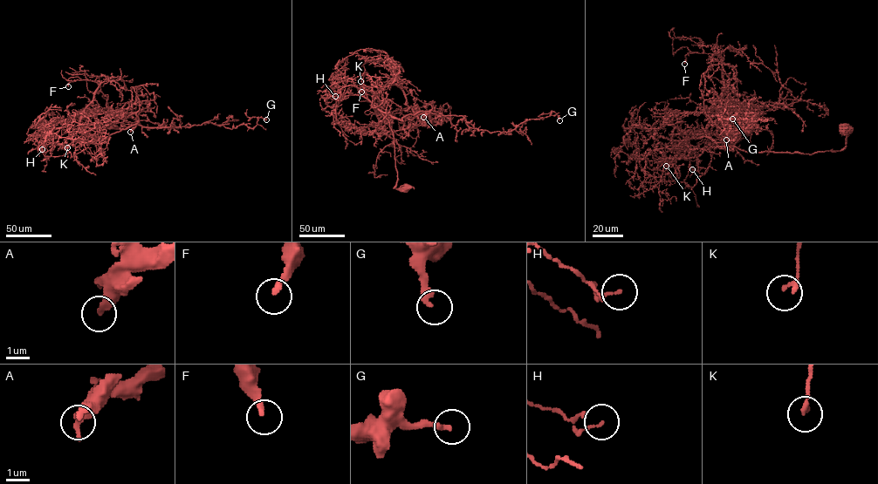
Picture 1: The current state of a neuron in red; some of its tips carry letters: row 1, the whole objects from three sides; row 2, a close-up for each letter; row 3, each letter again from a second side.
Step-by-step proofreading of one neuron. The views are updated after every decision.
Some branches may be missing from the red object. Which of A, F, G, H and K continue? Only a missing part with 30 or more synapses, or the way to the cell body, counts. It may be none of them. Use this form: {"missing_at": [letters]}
{"missing_at": []}

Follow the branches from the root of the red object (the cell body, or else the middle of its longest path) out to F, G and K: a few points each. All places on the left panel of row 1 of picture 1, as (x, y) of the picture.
F: (113, 126), (102, 131), (102, 140), (83, 131), (79, 119), (99, 85), (76, 79), (68, 86)
G: (113, 126), (102, 131), (102, 140), (86, 133), (108, 138), (136, 125), (253, 128), (258, 118), (266, 119)
K: (113, 126), (106, 126), (102, 131), (102, 140), (79, 130), (84, 132), (81, 141), (70, 143), (67, 147)

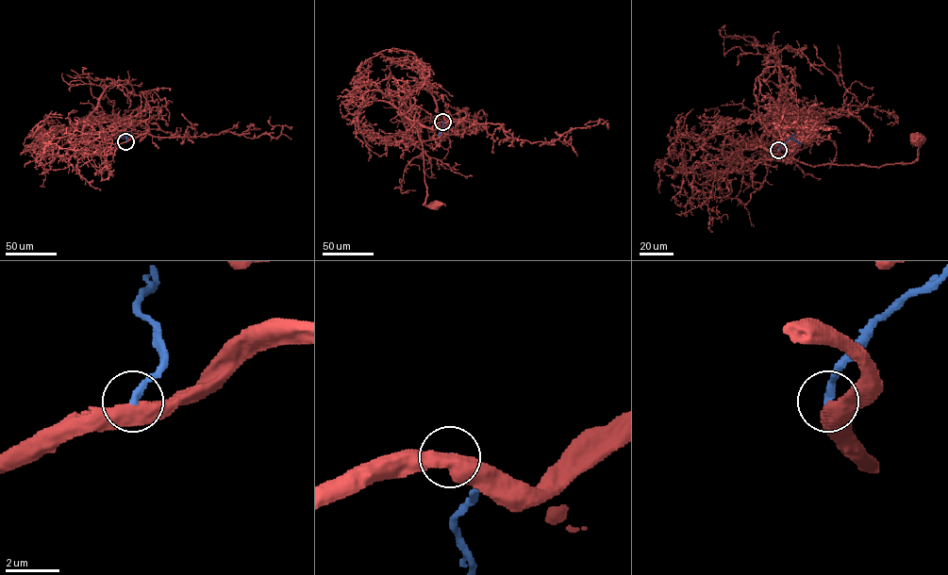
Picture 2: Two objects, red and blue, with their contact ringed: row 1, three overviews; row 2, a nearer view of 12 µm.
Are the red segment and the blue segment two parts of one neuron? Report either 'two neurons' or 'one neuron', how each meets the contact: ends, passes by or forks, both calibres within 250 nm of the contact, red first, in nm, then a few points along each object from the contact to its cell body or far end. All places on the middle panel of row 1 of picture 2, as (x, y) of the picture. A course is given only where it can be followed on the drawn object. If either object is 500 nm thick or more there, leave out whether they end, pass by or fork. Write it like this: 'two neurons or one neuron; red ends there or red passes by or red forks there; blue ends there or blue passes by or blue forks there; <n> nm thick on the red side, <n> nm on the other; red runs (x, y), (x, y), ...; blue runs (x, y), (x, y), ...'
two neurons; 550 nm thick on the red side, 280 nm on the other; red runs (442, 122), (435, 124), (432, 129), (407, 119), (417, 130), (422, 142), (426, 197), (423, 205), (436, 205); blue runs (442, 122), (443, 127), (438, 135)

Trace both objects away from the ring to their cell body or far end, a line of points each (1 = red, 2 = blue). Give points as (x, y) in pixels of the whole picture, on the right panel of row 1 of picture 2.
1: (778, 150), (789, 162), (773, 154), (813, 166), (880, 167), (912, 163), (918, 157), (919, 141)
2: (778, 150), (790, 139), (800, 144)

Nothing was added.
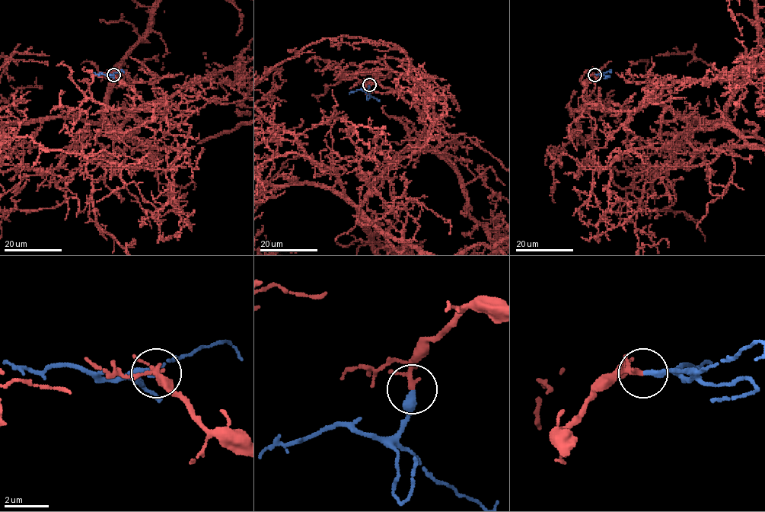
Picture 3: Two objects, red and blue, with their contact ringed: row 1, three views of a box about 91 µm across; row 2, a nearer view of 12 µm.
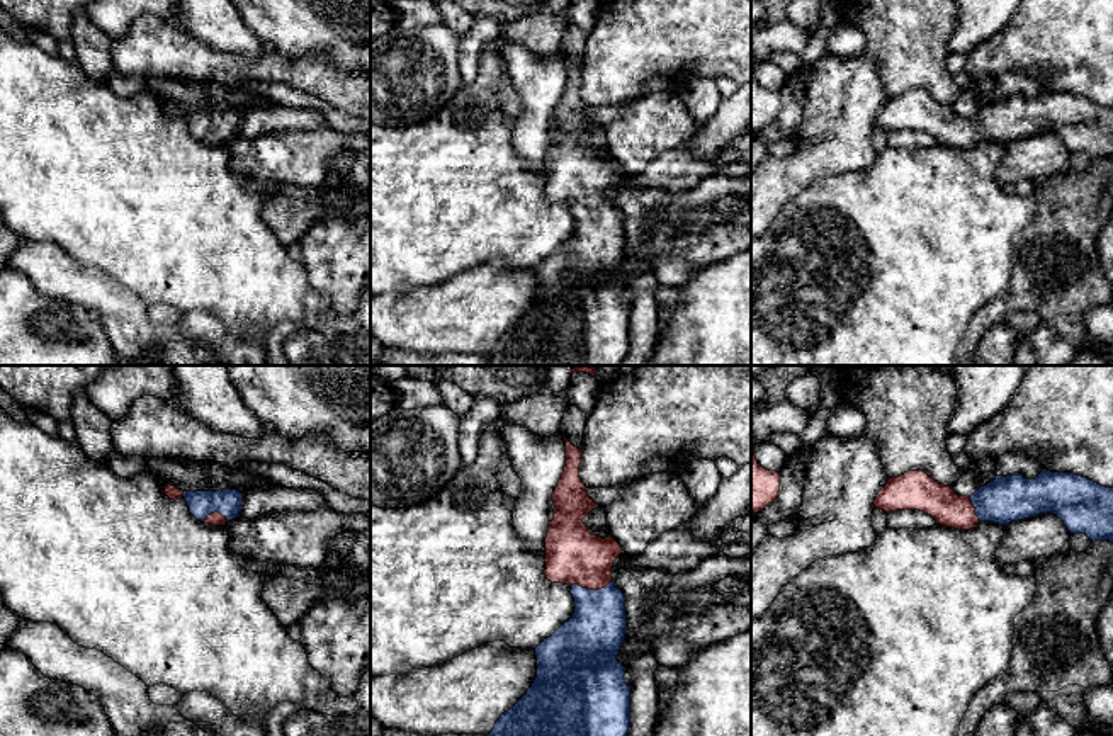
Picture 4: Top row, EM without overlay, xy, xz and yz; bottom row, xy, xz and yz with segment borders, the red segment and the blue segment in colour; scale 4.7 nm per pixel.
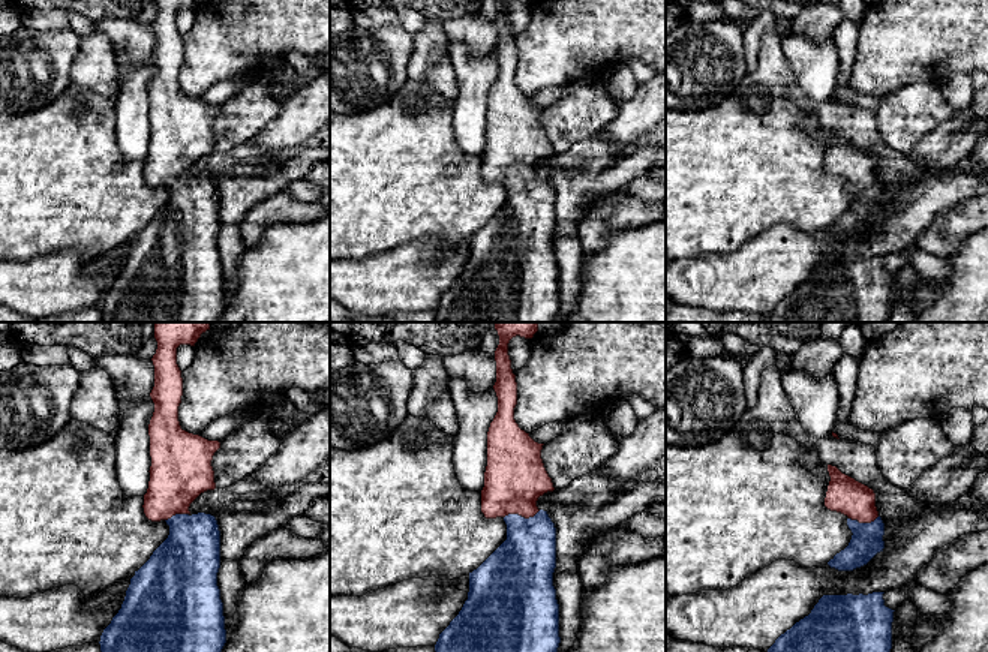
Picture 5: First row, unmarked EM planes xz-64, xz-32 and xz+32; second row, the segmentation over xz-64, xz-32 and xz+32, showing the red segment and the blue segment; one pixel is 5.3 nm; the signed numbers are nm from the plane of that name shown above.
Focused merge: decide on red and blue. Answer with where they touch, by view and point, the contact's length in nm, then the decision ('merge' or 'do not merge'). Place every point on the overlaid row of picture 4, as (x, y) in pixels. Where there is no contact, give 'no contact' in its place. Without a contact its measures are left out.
xz (590, 588) | 190 nm | merge

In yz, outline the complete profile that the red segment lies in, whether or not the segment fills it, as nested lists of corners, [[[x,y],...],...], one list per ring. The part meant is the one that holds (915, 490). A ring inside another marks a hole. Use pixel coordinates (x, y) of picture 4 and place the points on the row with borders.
[[[1043,469],[1035,479],[996,476],[970,496],[958,496],[923,471],[889,478],[873,501],[887,513],[919,510],[936,524],[969,530],[979,522],[1008,525],[1040,513],[1057,515],[1071,534],[1113,542],[1113,488],[1071,473]]]

